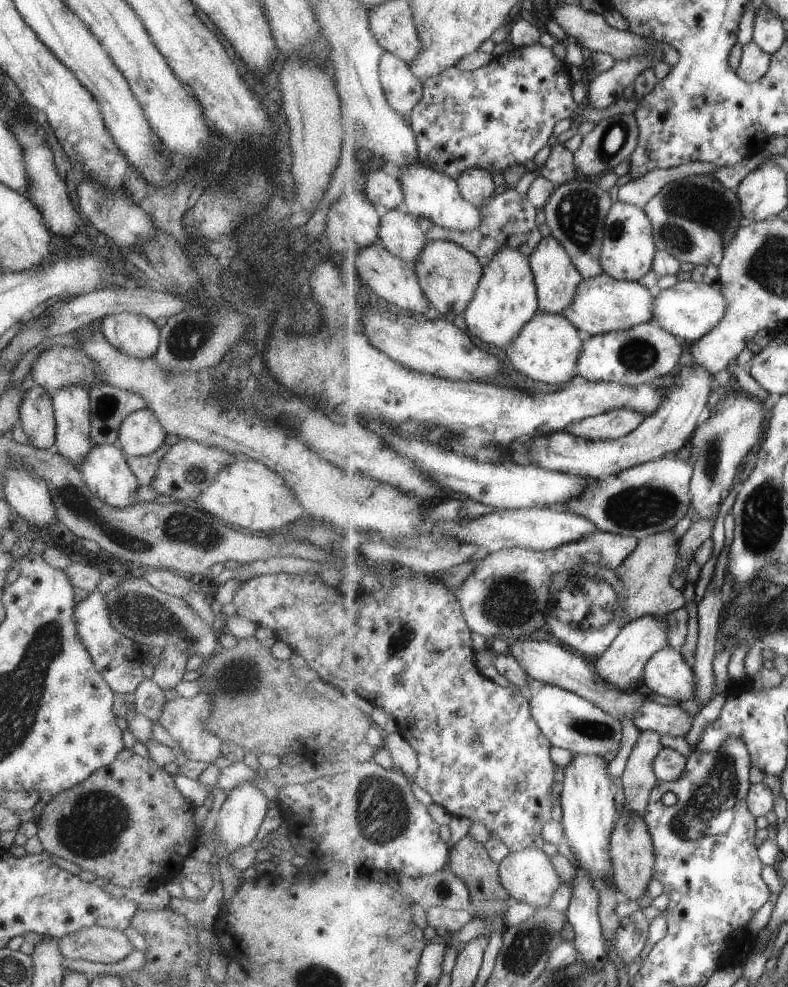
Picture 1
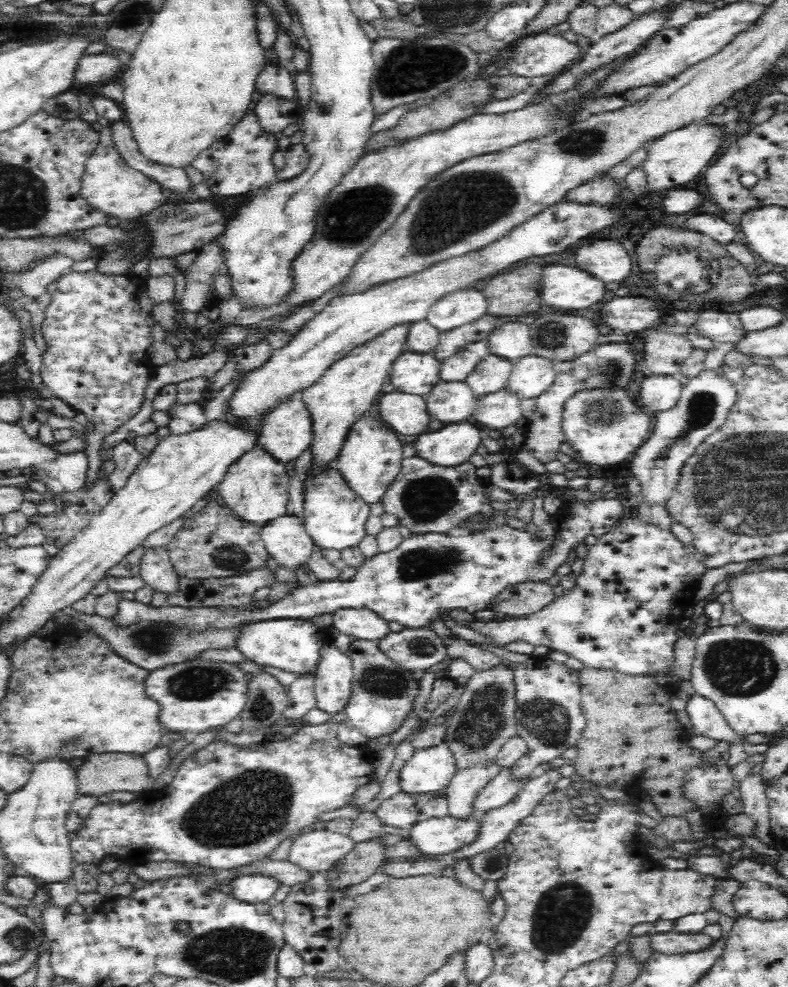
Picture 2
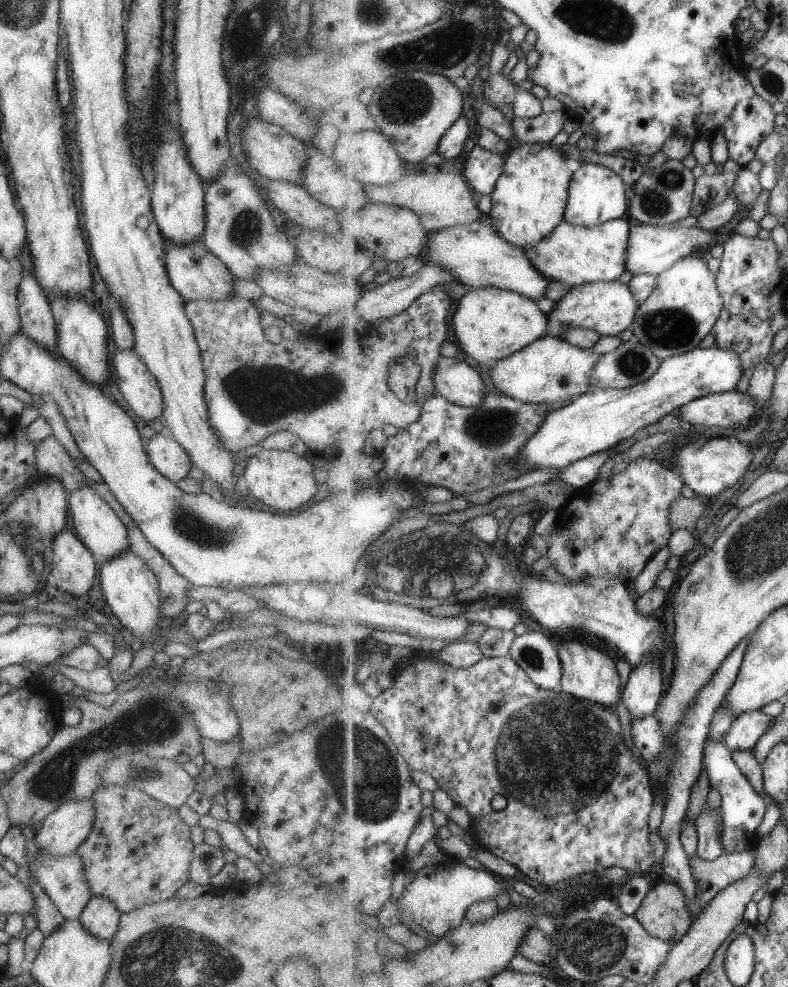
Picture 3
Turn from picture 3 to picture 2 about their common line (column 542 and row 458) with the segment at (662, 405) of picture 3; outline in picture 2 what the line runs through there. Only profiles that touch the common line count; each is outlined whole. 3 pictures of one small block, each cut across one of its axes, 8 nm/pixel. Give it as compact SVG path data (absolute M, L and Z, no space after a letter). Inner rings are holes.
M472 422L448 424L444 428L426 434L419 434L416 442L416 455L431 460L434 464L443 467L456 466L468 461L482 444L482 428Z

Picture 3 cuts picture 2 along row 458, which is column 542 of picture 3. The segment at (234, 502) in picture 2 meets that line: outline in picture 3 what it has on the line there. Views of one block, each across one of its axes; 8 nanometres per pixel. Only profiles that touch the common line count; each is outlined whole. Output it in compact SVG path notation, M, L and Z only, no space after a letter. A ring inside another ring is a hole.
M625 218L613 219L596 227L578 227L564 222L559 224L551 235L526 248L527 256L548 279L565 282L572 287L595 281L614 281L624 274L627 268L628 246L632 226Z

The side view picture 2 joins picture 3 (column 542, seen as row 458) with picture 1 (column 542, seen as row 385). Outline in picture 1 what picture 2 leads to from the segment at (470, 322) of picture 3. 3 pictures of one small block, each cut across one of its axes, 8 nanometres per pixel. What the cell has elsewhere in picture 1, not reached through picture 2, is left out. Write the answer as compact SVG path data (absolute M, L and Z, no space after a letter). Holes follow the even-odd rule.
M537 310L533 320L525 325L521 334L507 348L506 354L511 364L527 378L545 382L551 389L560 389L580 380L577 364L583 352L584 340L585 335L563 313L553 314Z

